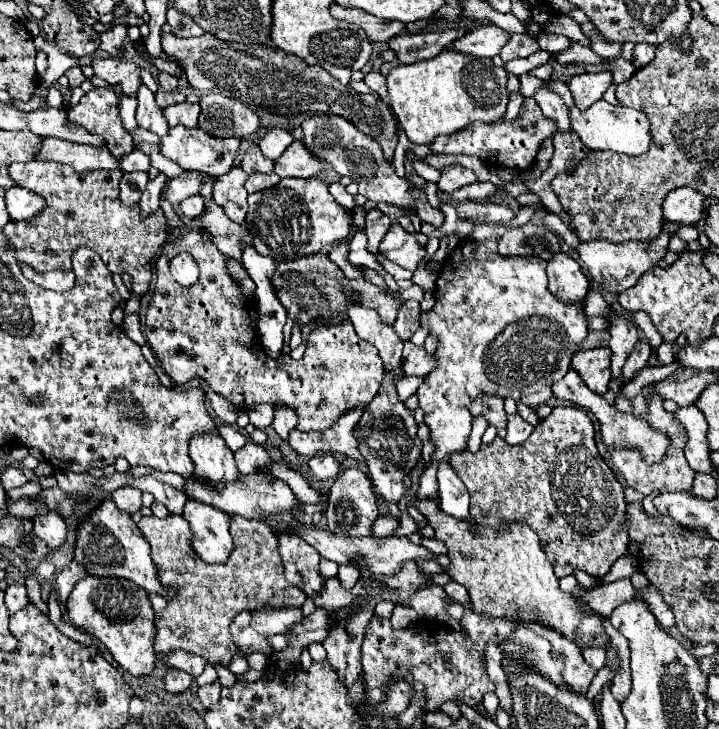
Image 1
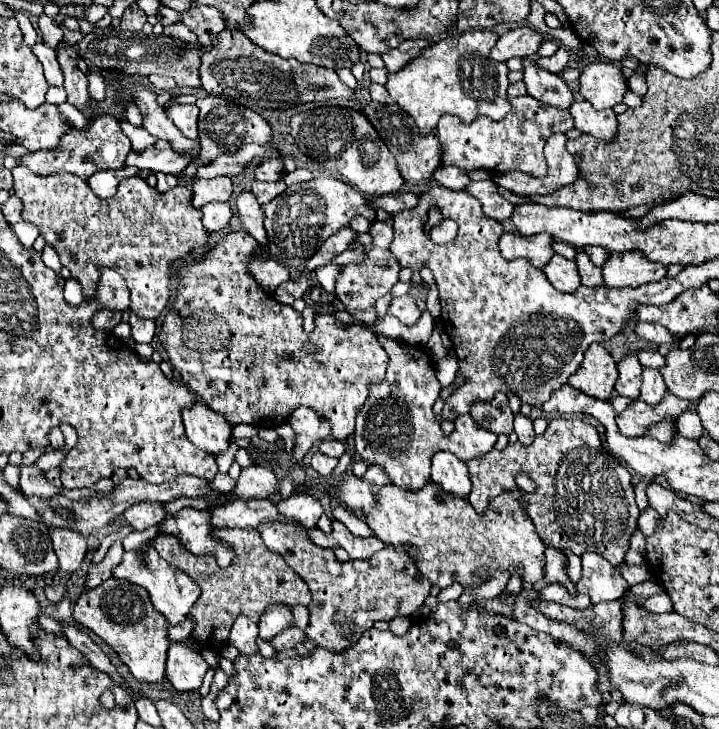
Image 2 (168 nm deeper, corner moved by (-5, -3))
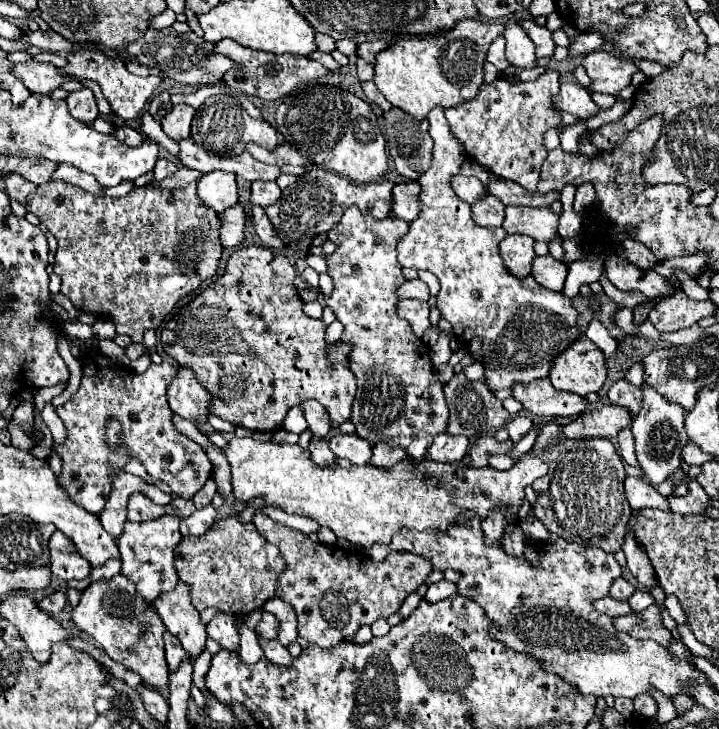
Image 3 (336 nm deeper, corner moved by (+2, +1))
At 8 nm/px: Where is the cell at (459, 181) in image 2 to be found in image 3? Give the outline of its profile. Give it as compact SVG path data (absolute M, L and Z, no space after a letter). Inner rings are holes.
M452 175L452 189L456 189L458 197L464 199L466 203L474 203L476 197L484 195L484 187L476 177L466 177L466 175Z

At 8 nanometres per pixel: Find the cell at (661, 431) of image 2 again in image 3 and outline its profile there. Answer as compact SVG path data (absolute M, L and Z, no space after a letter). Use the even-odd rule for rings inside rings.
M642 383L642 391L644 391L642 409L636 415L636 419L632 421L630 429L634 433L636 457L638 457L640 467L644 471L644 475L648 477L648 483L658 485L674 469L678 469L682 447L688 443L688 437L684 431L684 409L680 409L676 403L668 403L656 389L646 387L646 383Z

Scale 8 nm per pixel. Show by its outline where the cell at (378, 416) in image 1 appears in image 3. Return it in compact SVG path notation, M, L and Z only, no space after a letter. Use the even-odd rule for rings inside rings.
M350 207L340 223L328 233L328 239L338 245L338 249L326 257L328 275L334 281L334 291L326 297L326 305L334 309L336 319L344 325L342 339L352 345L350 369L358 379L358 391L352 405L350 421L356 425L356 435L366 439L372 447L376 443L394 443L408 453L412 463L420 463L432 439L446 429L446 401L442 383L434 373L434 365L428 359L428 345L414 335L410 325L396 315L396 289L404 283L402 267L396 261L396 241L408 231L408 223L396 217L374 219L362 215L356 207Z

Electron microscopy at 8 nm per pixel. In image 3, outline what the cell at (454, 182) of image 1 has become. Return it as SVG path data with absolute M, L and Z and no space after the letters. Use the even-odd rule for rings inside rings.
M484 195L472 203L472 219L480 227L500 227L504 221L504 205L494 195Z

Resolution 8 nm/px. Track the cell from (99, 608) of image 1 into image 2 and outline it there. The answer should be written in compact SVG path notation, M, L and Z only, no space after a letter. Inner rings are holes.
M107 579L99 587L85 591L73 609L73 619L99 635L129 667L131 675L143 683L161 683L167 661L167 619L151 605L143 587L123 579Z

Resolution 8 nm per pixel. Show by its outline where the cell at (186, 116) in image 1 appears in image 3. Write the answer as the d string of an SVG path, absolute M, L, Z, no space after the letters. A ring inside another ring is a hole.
M180 103L180 105L174 105L170 113L160 119L160 125L170 139L184 139L184 137L190 137L192 117L194 117L194 109L190 105Z

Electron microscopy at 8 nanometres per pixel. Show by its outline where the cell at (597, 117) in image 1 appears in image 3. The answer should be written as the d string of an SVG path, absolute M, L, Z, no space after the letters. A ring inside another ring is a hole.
M562 83L560 95L554 99L554 103L560 111L572 113L578 119L590 119L600 111L600 107L592 101L590 93L576 83Z

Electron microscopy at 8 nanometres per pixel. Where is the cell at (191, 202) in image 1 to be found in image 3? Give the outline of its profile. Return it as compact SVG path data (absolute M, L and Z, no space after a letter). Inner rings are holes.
M240 205L228 207L220 213L220 241L224 247L236 247L244 239L244 209Z

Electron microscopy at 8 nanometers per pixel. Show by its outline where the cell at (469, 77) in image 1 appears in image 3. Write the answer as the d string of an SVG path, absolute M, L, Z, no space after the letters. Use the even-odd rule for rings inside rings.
M462 19L456 27L440 35L400 39L378 53L374 63L374 83L394 107L416 119L426 119L434 107L458 107L478 95L480 85L484 83L486 53L502 29L504 25L500 23Z

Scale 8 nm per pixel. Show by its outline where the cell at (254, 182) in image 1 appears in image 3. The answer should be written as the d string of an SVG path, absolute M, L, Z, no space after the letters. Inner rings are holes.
M256 181L252 183L252 195L250 195L250 203L252 205L260 205L260 207L268 207L270 203L276 203L276 199L280 197L280 187L272 181L272 183L264 183L264 181Z

